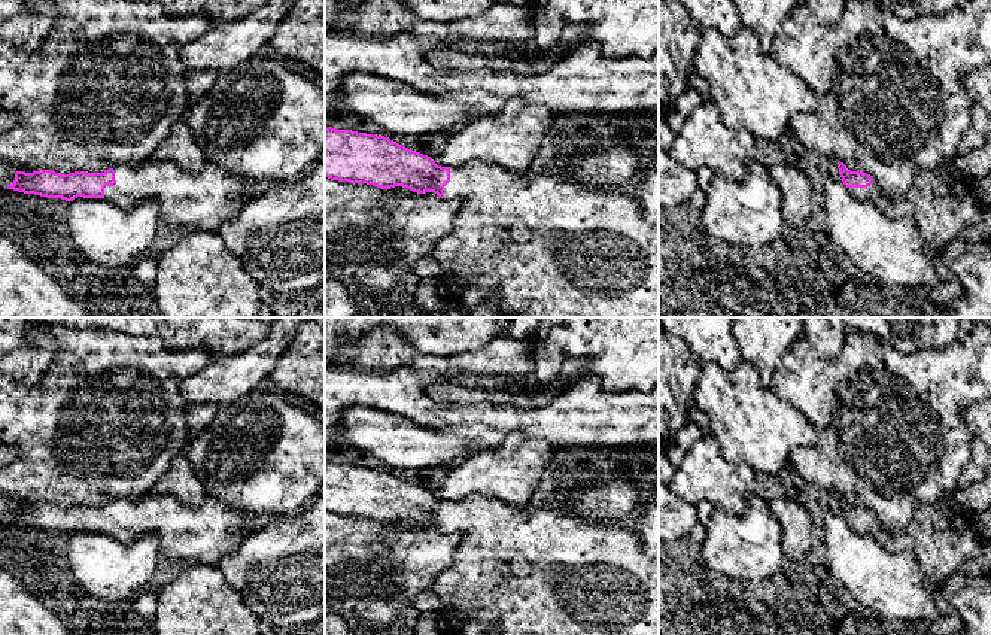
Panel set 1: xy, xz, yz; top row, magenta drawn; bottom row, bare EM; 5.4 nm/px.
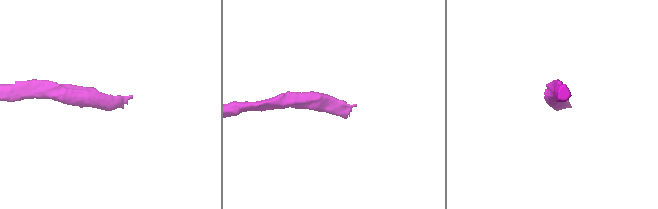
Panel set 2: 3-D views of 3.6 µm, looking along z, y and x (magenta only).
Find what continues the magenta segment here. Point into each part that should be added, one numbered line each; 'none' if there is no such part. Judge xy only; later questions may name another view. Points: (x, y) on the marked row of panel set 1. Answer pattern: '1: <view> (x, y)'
1: xy (198, 201)

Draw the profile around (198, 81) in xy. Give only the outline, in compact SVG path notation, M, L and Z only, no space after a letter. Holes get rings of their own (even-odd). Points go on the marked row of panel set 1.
M203 69L188 73L186 89L192 103L195 103L215 82L221 70Z

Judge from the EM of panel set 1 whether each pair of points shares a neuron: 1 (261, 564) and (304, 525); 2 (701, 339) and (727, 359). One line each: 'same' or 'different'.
1: same
2: same

